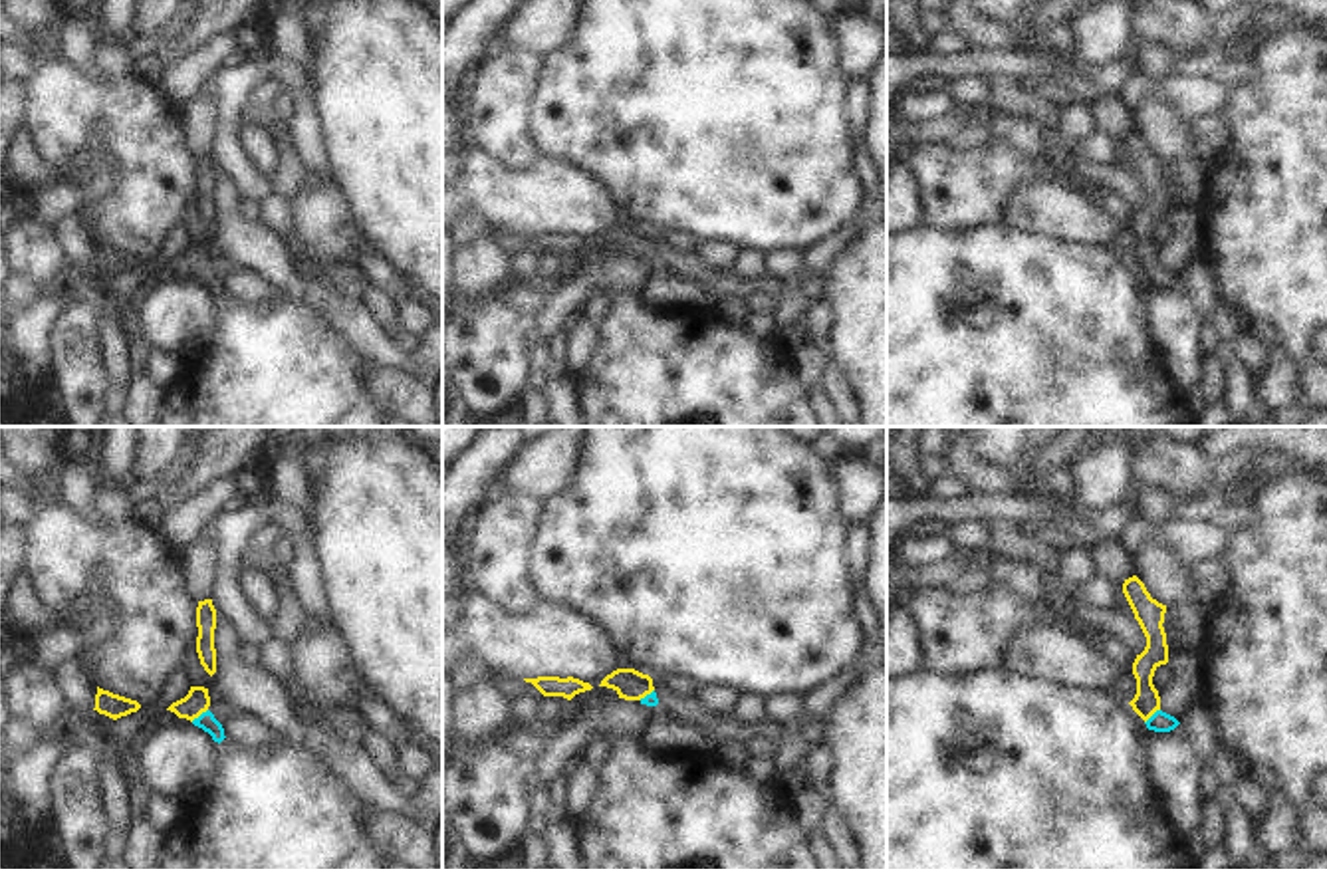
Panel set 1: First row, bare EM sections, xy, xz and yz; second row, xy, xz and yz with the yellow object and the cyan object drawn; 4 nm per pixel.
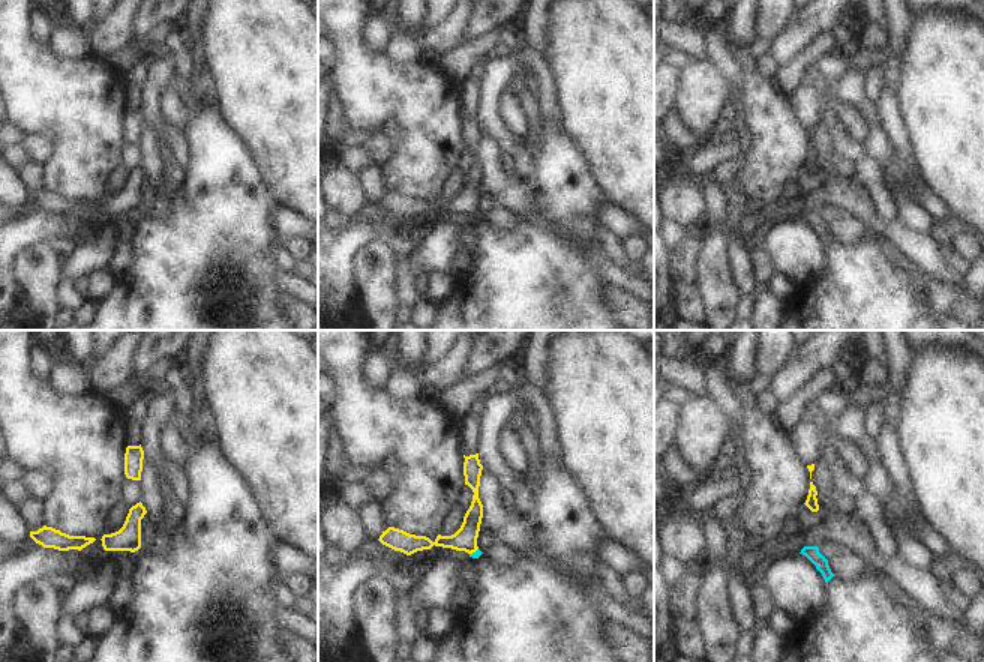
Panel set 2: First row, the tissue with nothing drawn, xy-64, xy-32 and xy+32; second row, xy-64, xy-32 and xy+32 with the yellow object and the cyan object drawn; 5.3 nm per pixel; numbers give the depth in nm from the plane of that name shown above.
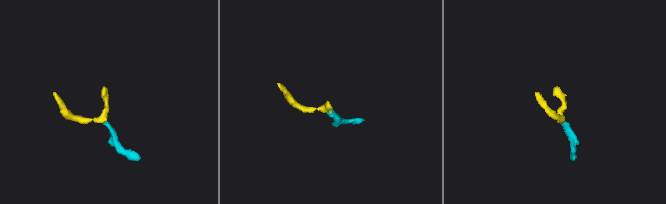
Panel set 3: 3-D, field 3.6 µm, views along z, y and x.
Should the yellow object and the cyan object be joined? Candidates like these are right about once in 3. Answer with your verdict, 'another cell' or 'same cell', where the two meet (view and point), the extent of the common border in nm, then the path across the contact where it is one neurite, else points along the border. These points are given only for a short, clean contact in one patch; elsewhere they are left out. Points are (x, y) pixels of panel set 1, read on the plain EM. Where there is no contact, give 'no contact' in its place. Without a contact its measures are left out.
same cell; meets yellow in xy at (199, 270); contact 90 nm long; runs through xy (197, 256), (199, 270), (207, 276)

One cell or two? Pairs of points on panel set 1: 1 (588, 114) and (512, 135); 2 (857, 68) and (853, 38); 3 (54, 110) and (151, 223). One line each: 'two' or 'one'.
1: two
2: one
3: one

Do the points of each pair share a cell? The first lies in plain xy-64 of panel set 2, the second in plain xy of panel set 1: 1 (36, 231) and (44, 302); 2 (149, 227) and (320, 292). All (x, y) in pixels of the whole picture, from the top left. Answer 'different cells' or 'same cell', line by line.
1: same cell
2: different cells

